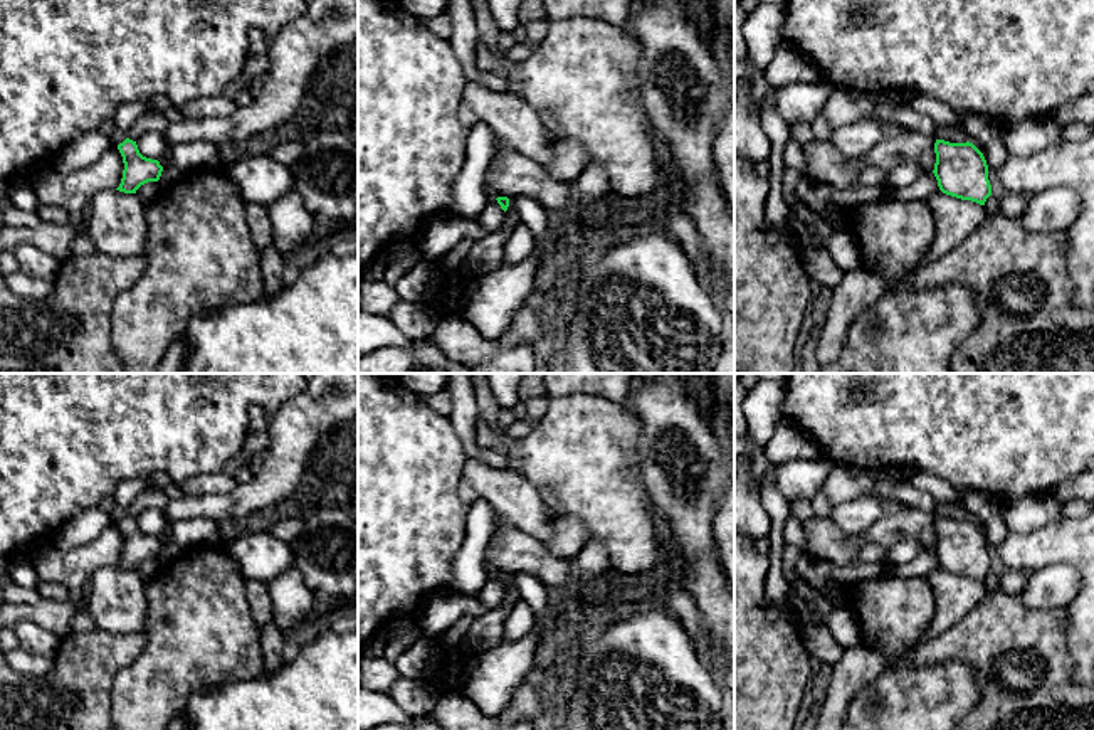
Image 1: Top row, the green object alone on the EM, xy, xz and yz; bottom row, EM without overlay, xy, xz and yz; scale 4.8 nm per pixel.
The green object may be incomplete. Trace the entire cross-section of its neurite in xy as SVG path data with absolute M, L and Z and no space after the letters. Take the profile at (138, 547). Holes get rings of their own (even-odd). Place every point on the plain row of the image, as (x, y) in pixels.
M126 515L118 521L118 526L123 533L124 547L116 567L124 570L136 570L141 562L158 558L163 545L171 542L170 525L158 537L151 537L139 530L136 518Z

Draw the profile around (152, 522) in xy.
M158 508L146 510L136 521L139 530L151 537L158 537L170 525L163 510Z

